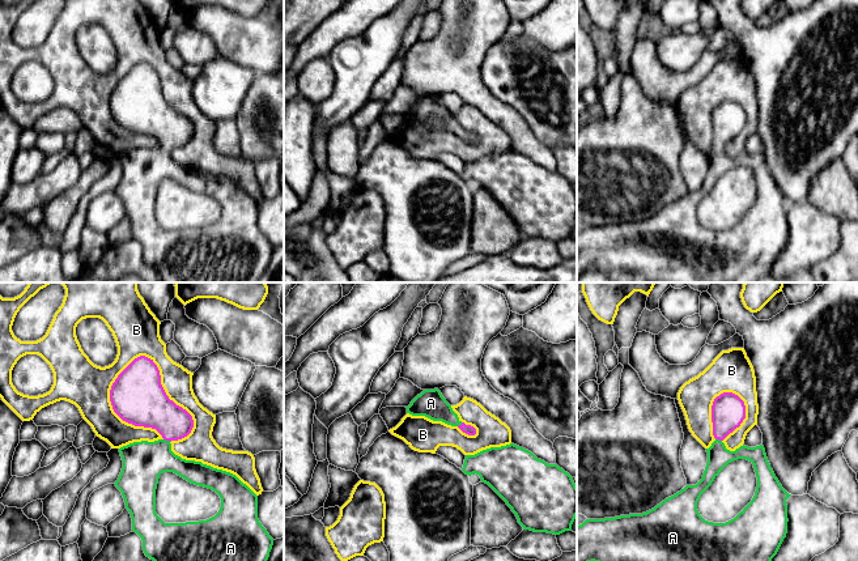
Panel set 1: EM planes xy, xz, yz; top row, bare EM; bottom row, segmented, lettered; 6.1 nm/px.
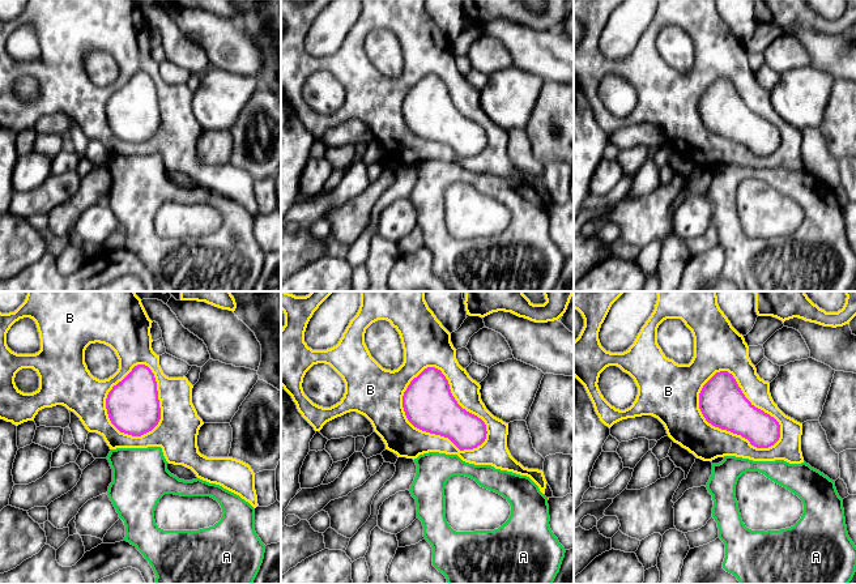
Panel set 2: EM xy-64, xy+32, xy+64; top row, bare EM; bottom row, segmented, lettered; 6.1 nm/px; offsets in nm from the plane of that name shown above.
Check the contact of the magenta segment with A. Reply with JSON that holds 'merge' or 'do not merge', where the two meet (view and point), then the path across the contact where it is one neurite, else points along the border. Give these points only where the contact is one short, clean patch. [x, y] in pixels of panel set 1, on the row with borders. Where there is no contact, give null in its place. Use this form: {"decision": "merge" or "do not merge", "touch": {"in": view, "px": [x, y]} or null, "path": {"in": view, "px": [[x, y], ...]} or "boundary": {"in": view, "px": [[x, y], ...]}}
{"decision": "merge", "touch": {"in": "xy", "px": [168, 440]}, "path": {"in": "xy", "px": [[148, 406], [168, 425], [168, 440], [143, 462]]}}

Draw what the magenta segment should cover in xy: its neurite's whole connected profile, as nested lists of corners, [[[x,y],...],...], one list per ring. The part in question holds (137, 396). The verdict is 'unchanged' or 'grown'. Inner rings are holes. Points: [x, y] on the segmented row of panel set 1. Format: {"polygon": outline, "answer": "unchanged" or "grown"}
{"polygon": [[[145,356],[135,358],[112,383],[110,401],[123,421],[156,429],[162,435],[154,442],[133,442],[119,449],[123,468],[115,486],[122,492],[132,518],[132,531],[141,537],[145,556],[153,561],[267,561],[273,539],[258,519],[258,496],[235,475],[182,459],[171,451],[170,442],[187,437],[194,420],[169,399],[153,360]],[[163,472],[174,472],[191,484],[216,492],[221,498],[218,513],[207,520],[165,523],[156,513],[156,489]]], "answer": "grown"}

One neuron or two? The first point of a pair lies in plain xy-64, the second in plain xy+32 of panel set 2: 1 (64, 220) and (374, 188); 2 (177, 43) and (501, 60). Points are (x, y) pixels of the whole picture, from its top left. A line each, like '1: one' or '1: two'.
1: one
2: one

